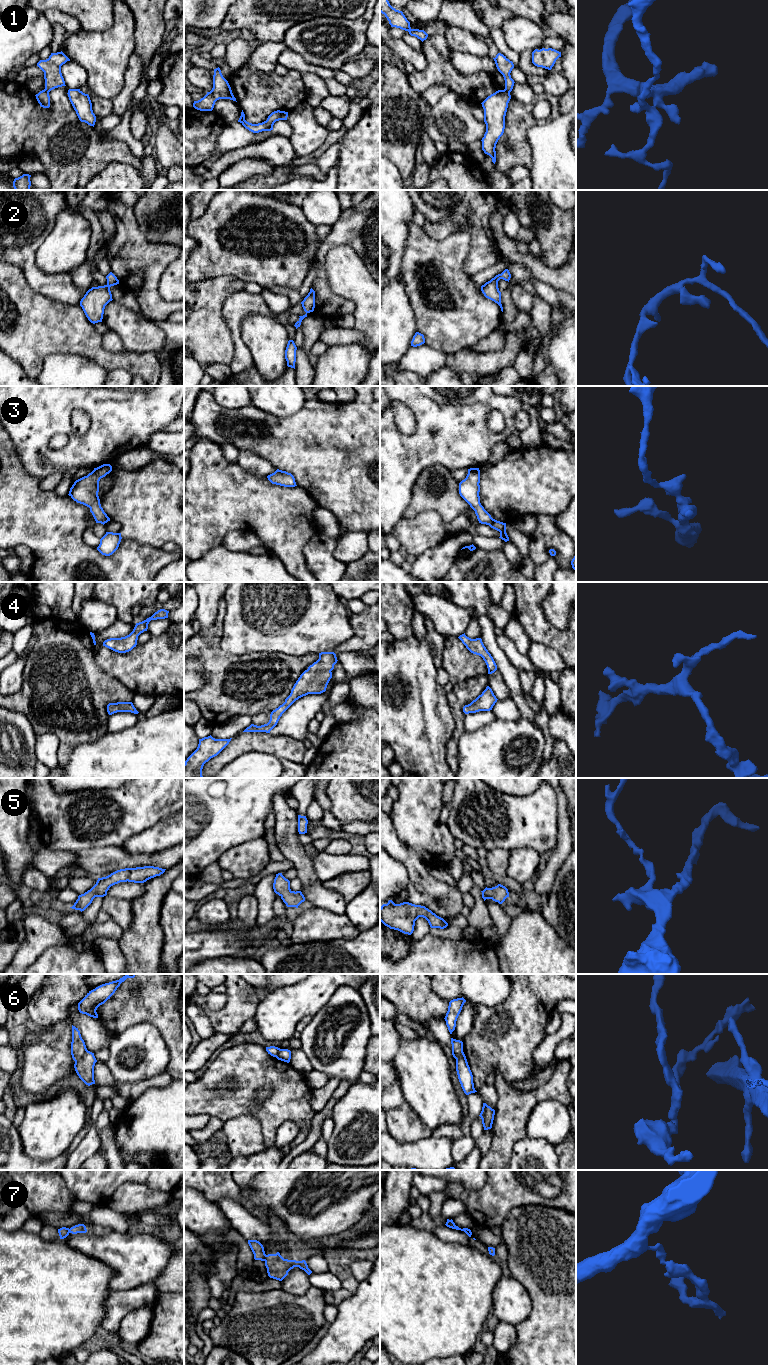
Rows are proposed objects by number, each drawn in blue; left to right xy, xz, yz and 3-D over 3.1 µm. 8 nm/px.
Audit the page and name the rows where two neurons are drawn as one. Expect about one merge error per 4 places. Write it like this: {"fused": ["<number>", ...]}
{"fused": ["1", "6", "7"]}

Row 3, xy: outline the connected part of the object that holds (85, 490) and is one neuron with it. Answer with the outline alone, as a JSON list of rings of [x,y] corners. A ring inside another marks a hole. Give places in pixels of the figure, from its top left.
[[[103,464],[74,482],[69,491],[69,496],[77,503],[90,508],[96,523],[105,524],[110,518],[104,512],[98,496],[99,481],[112,471],[110,464]]]

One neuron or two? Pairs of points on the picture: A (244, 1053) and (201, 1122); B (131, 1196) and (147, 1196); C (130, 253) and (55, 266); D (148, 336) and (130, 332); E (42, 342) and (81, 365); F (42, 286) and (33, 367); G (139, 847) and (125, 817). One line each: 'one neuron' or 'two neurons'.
A: two neurons
B: one neuron
C: two neurons
D: one neuron
E: two neurons
F: two neurons
G: two neurons

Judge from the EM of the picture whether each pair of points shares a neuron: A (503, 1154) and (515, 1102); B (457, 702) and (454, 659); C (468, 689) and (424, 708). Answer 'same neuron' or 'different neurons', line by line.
A: same neuron
B: different neurons
C: different neurons

